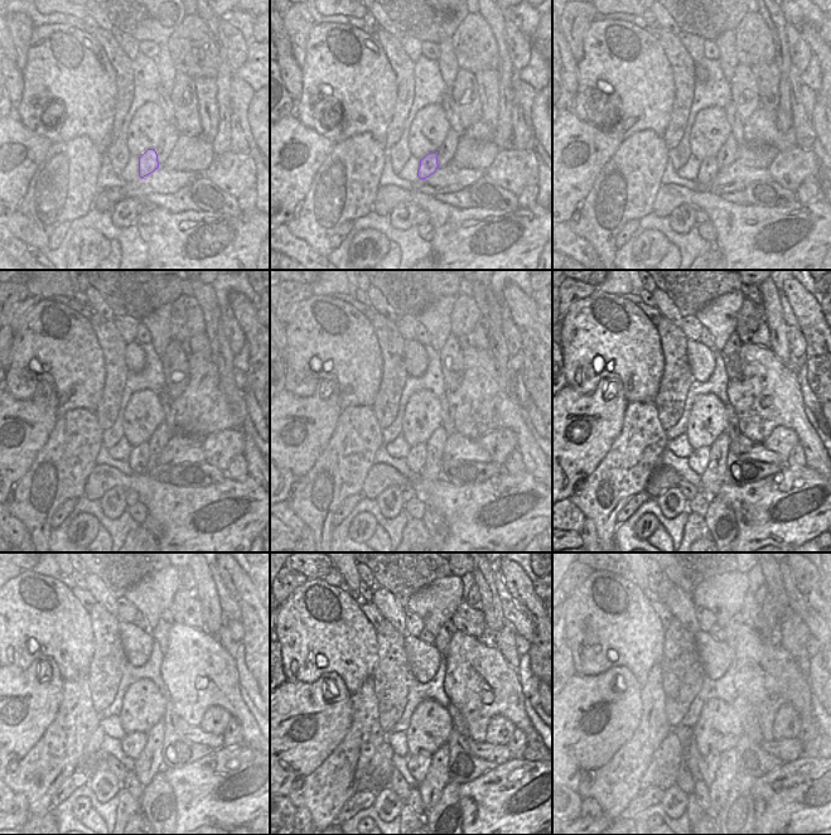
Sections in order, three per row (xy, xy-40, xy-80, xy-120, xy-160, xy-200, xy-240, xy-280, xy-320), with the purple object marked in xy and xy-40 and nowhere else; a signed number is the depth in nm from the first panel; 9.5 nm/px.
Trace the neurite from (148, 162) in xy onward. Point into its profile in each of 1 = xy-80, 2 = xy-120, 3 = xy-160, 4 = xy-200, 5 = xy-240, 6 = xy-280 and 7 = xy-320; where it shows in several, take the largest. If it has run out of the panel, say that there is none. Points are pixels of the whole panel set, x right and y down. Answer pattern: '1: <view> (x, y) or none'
1: xy-80 (708, 169)
2: xy-120 (139, 457)
3: xy-160 (416, 458)
4: xy-200 (699, 459)
5: xy-240 (133, 744)
6: xy-280 (418, 764)
7: xy-320 (699, 764)

